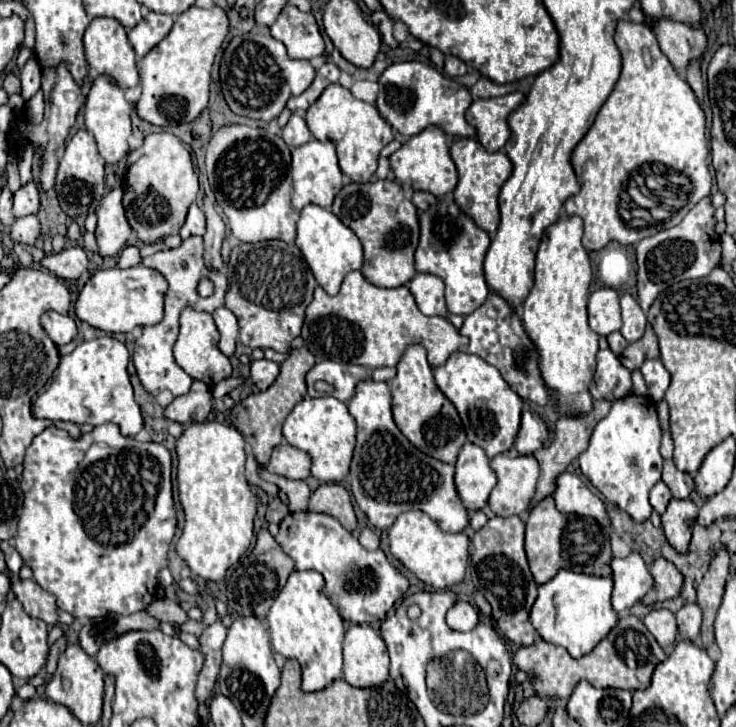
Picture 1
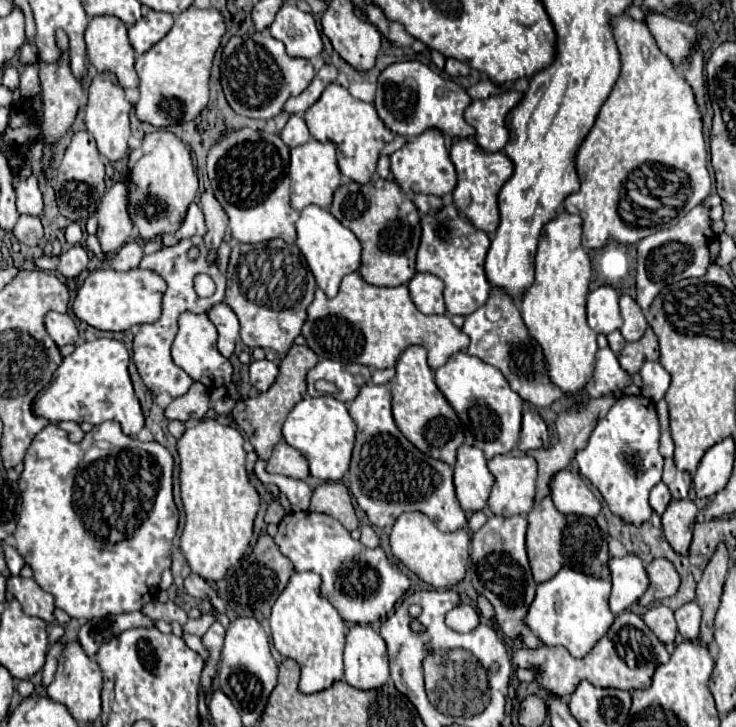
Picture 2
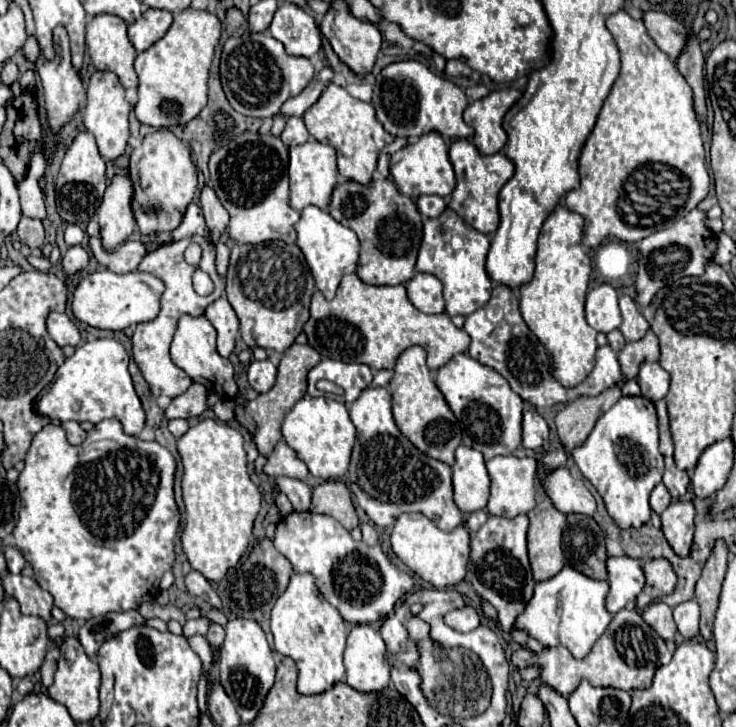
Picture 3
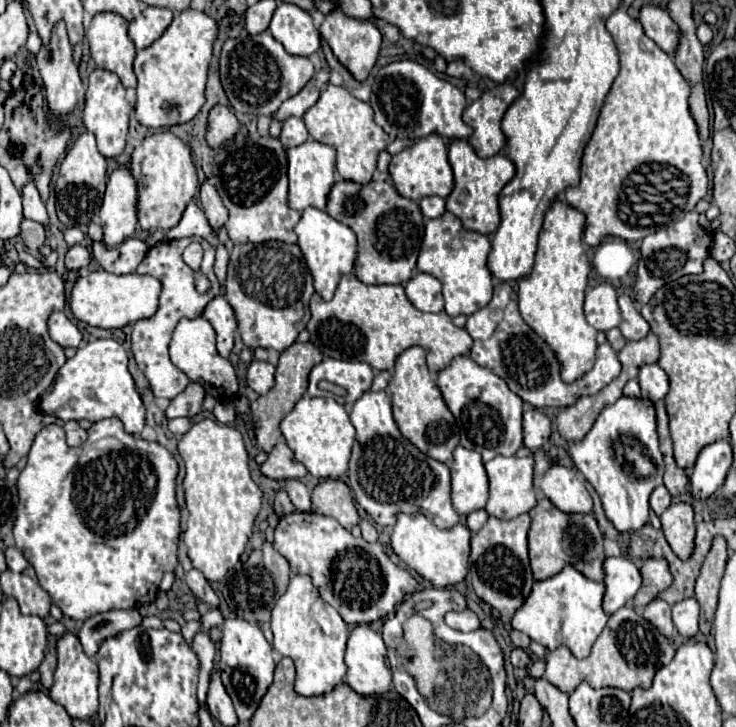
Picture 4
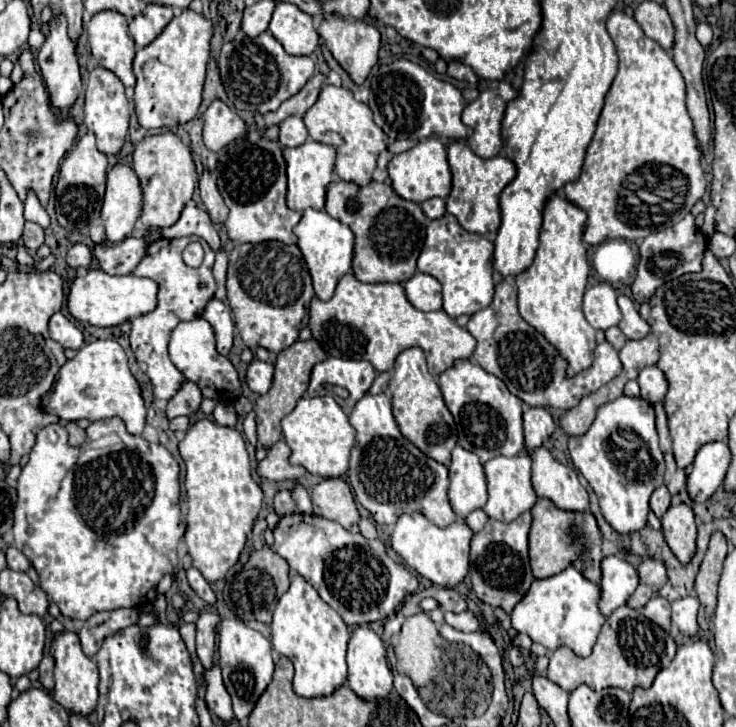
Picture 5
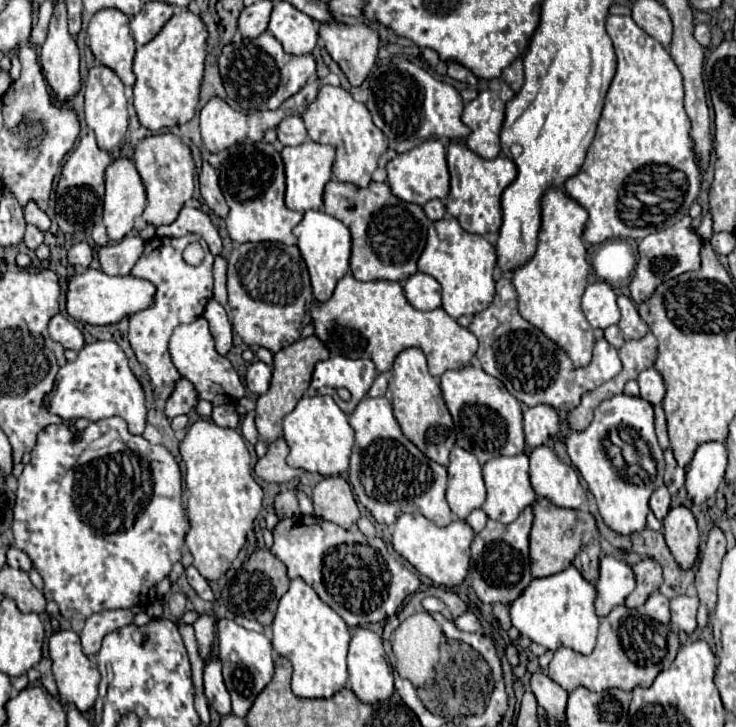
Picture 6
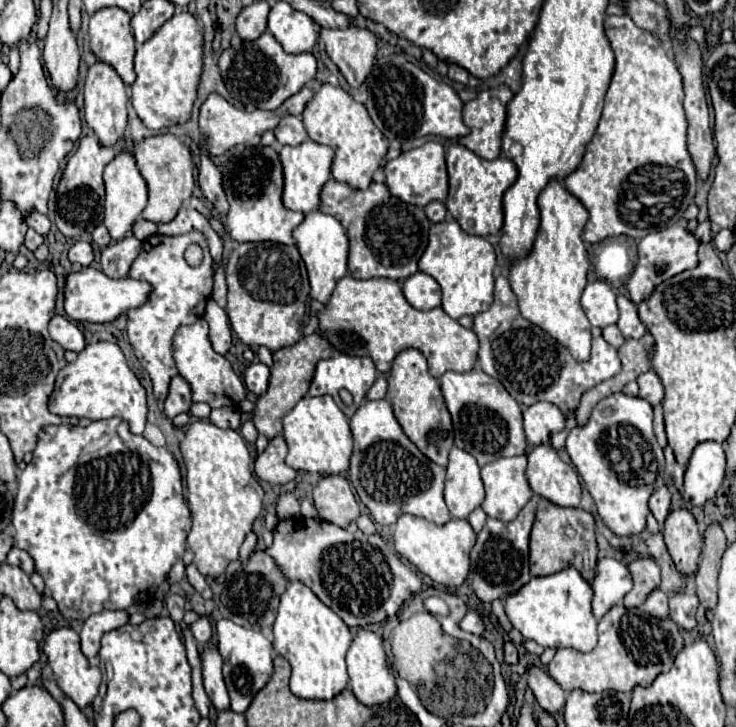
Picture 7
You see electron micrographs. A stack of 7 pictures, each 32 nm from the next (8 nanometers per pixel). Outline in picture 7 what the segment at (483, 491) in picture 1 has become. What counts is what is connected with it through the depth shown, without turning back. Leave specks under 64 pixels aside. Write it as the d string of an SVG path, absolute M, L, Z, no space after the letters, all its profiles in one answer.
M456 446L450 450L444 498L454 518L468 518L468 514L484 502L480 466L472 454Z

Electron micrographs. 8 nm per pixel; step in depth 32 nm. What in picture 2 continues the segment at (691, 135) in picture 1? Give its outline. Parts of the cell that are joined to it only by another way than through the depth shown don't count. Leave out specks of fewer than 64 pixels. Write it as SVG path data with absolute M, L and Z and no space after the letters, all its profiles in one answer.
M622 14L622 16L612 18L612 28L614 28L614 38L616 38L616 44L618 44L618 50L620 50L620 56L622 56L622 72L620 72L620 78L618 78L618 82L614 84L614 88L612 88L608 100L604 102L604 106L602 106L602 110L600 110L600 114L598 114L598 118L596 118L592 130L588 132L588 136L584 138L584 142L580 144L580 148L578 148L578 152L576 152L574 164L576 164L576 172L578 172L578 178L580 178L580 190L578 190L576 194L570 194L570 196L564 200L564 208L566 208L568 214L580 214L580 216L582 216L582 220L584 220L582 246L584 246L584 248L592 248L592 250L594 250L594 248L602 248L602 246L604 246L606 242L610 242L610 240L618 240L618 242L622 242L622 244L634 244L634 242L638 242L638 240L642 240L642 238L654 234L656 230L668 226L668 224L666 224L662 218L658 218L656 214L652 214L652 212L640 212L640 210L644 210L644 208L640 208L636 202L632 202L632 200L628 198L624 182L628 182L630 176L640 176L640 178L644 178L644 180L656 180L656 182L658 182L656 188L650 188L650 196L656 198L656 200L660 200L660 202L662 202L662 208L672 210L674 216L672 216L672 222L670 222L670 224L676 224L682 216L686 216L686 212L688 212L692 206L700 204L700 202L710 194L710 186L712 186L712 182L710 182L710 172L708 168L706 168L708 152L706 152L706 140L704 140L704 134L702 134L702 112L700 112L700 108L698 108L698 104L696 104L696 100L694 100L694 92L692 92L690 84L688 84L688 82L682 78L682 74L672 66L672 62L668 60L668 56L660 52L660 48L658 48L654 36L650 34L650 30L648 30L648 26L646 26L644 22L636 22L636 20L632 20L630 16Z

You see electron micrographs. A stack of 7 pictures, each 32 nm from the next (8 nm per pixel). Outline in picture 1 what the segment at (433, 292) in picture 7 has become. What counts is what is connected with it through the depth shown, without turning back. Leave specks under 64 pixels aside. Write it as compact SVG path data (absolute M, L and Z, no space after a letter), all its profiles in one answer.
M416 274L408 284L412 290L416 304L422 314L426 316L446 316L446 302L444 302L444 282L432 274Z

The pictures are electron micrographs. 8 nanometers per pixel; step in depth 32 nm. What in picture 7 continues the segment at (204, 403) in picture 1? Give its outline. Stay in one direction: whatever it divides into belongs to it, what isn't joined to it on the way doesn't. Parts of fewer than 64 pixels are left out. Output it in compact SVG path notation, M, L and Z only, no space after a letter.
M176 376L176 380L172 380L172 388L170 388L170 394L166 398L166 404L164 404L164 412L168 418L174 418L182 412L190 412L190 406L192 406L192 388L190 384L182 378L182 376Z

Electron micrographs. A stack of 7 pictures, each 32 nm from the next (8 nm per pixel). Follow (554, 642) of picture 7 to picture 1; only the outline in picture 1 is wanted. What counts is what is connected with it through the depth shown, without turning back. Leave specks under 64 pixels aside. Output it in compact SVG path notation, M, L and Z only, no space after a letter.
M560 570L550 582L538 588L538 598L536 604L532 606L530 620L536 632L546 642L564 646L572 658L582 658L584 654L592 652L596 644L604 640L620 620L618 612L614 612L610 602L612 588L614 588L612 578Z

